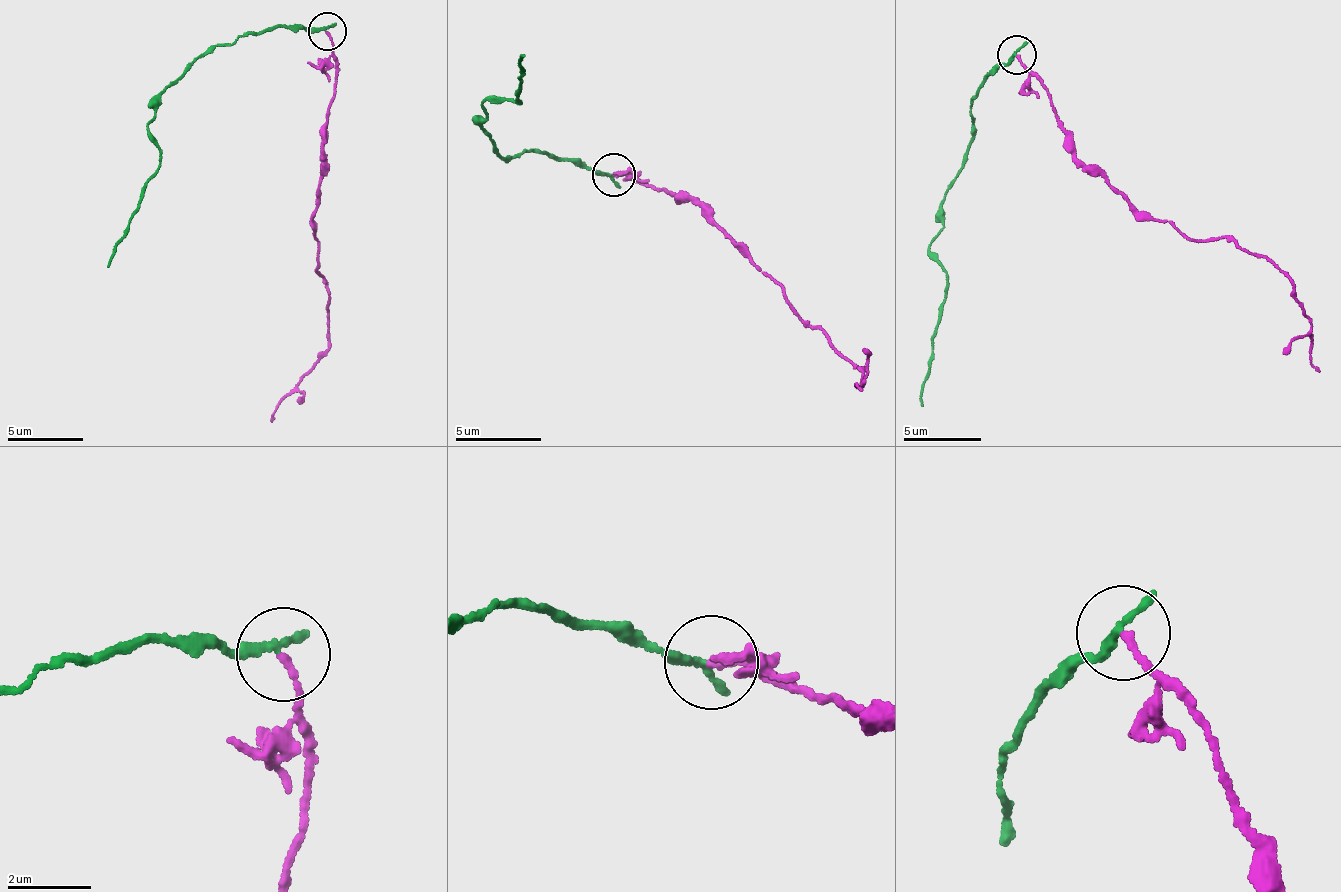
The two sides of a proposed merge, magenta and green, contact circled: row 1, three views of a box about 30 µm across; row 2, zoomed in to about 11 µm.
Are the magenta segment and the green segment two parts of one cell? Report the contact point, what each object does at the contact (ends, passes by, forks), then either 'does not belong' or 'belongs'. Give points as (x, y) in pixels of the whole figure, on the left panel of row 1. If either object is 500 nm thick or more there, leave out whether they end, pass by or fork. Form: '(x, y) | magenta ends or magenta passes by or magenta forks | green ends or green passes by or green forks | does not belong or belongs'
(327, 31) | magenta ends | green passes by | does not belong

